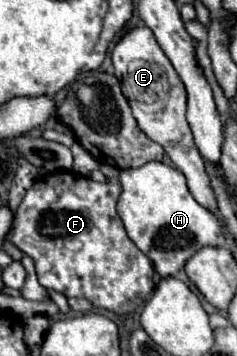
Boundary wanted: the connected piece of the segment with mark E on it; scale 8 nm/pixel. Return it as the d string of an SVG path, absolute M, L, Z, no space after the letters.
M147 26L133 28L115 44L111 58L115 66L115 76L121 82L121 90L133 110L139 128L151 140L161 144L163 150L169 154L171 162L185 174L187 186L195 196L195 200L217 212L217 202L213 198L213 188L209 186L209 176L203 166L203 156L199 154L193 142L193 134L185 118L185 108L187 108L185 86L177 76L175 68L171 66L169 58L159 48L153 32Z

